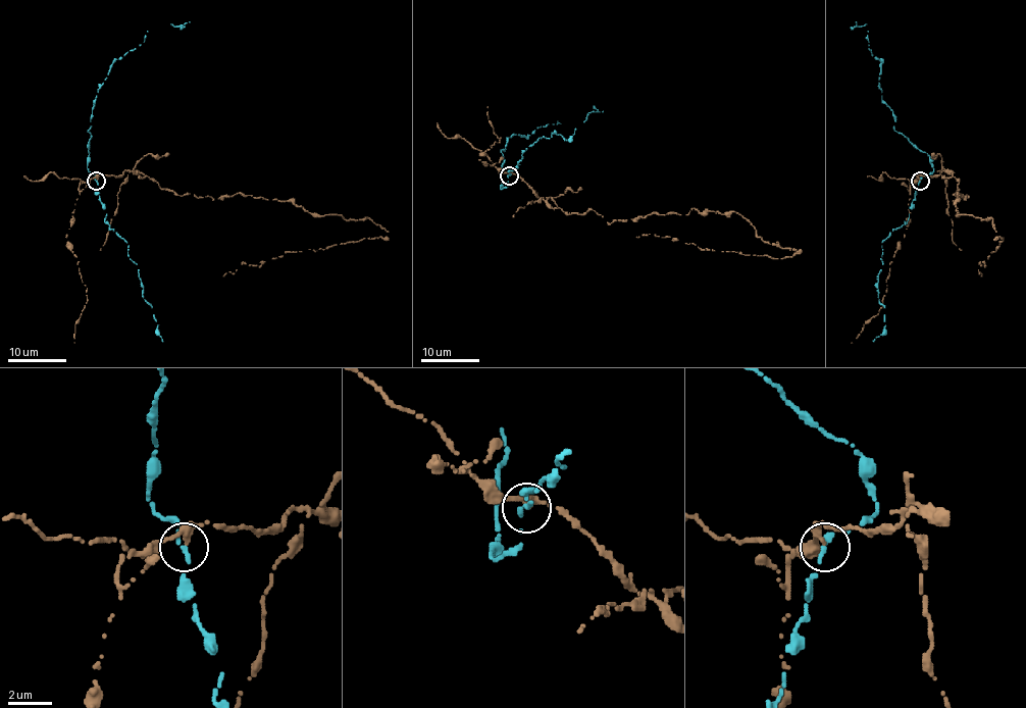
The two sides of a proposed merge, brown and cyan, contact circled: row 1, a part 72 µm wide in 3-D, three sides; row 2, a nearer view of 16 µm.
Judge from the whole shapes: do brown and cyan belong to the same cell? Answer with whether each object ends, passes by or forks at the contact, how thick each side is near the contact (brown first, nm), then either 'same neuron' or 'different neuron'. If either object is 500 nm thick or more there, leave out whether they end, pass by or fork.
brown passes by | cyan ends | 240/280 nm | different neuron

